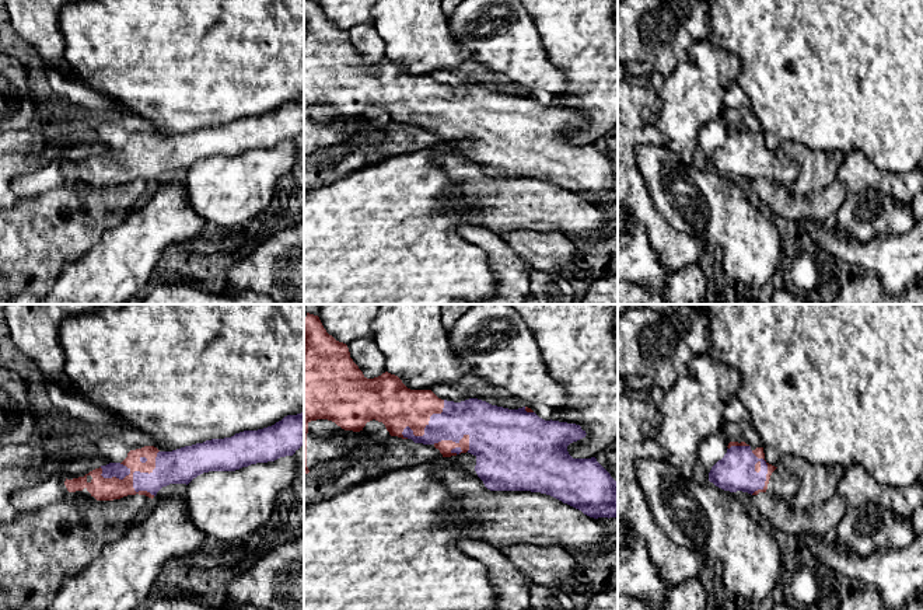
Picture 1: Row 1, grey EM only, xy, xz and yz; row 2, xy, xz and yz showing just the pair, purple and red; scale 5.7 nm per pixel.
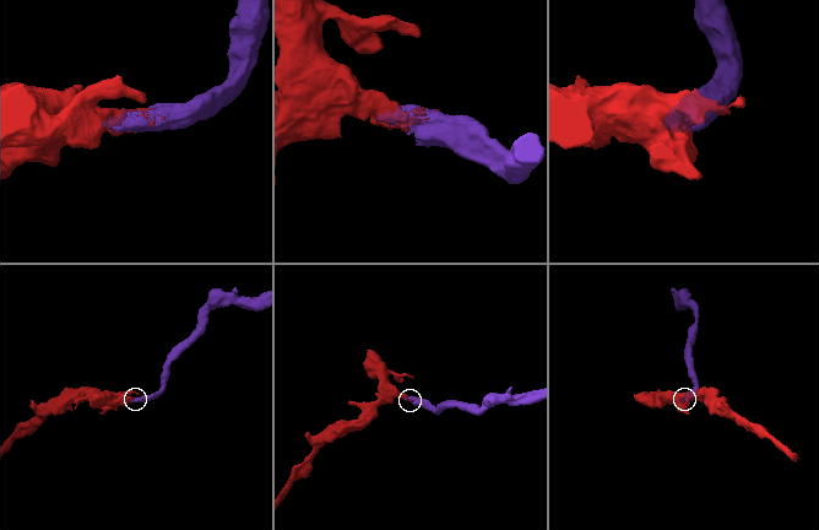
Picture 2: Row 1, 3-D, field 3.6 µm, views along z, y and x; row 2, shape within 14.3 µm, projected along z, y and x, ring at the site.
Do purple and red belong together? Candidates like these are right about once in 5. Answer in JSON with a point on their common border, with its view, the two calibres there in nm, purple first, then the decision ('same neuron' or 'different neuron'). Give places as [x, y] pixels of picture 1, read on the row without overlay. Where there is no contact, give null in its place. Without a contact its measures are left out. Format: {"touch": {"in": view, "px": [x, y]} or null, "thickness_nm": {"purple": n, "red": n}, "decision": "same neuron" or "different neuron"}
{"touch": {"in": "xy", "px": [135, 157]}, "thickness_nm": {"purple": 190, "red": 130}, "decision": "same neuron"}

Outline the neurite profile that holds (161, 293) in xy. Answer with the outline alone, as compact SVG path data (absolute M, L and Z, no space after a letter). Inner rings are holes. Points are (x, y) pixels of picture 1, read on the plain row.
M182 283L151 285L139 304L304 304L301 299L275 300L255 292L214 293Z

